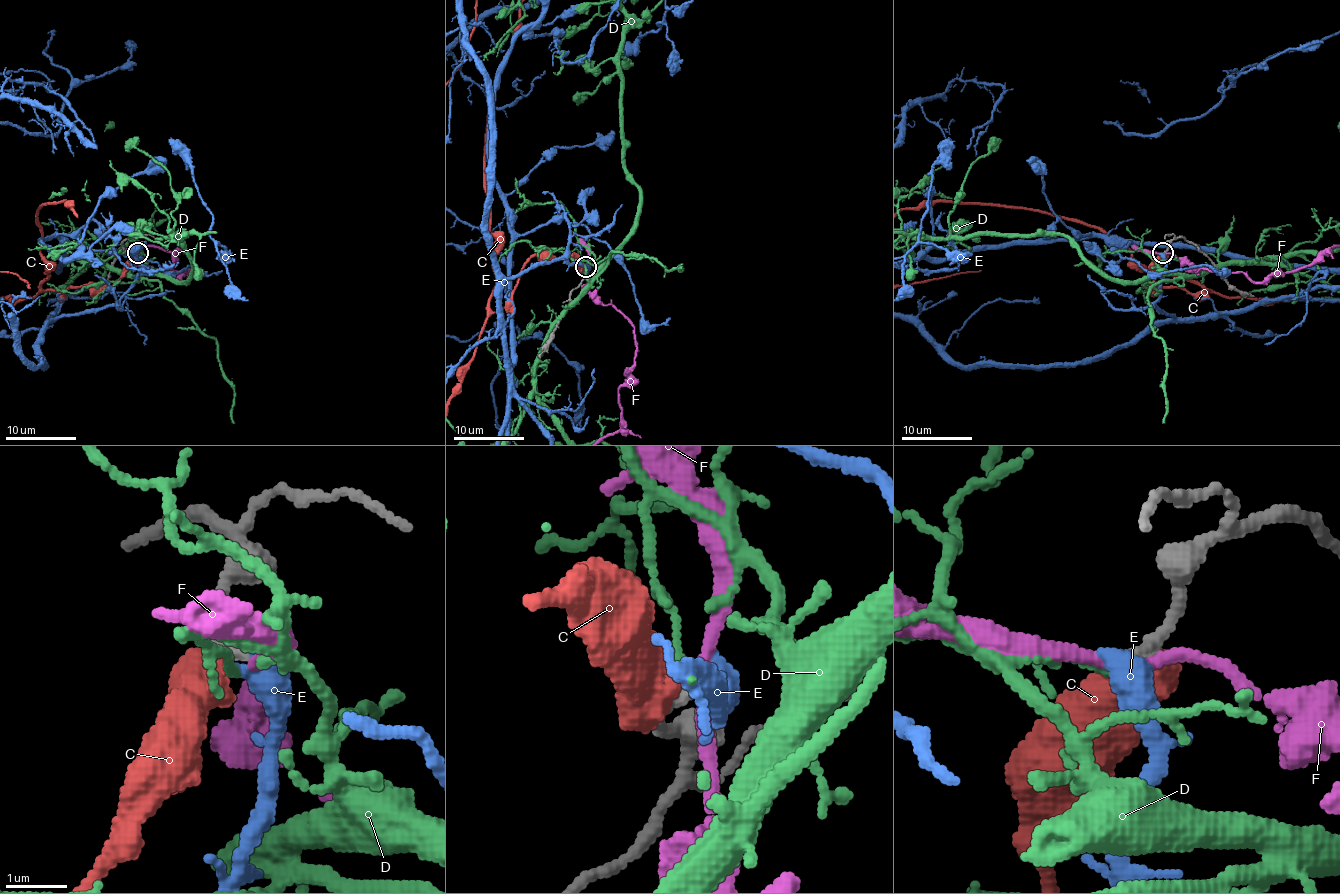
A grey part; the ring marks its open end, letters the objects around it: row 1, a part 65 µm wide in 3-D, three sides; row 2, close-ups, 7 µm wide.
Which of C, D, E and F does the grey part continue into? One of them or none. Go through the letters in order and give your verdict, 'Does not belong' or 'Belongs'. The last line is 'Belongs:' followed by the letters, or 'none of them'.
C: Does not belong
D: Does not belong
E: Belongs
F: Does not belong
Belongs: E

